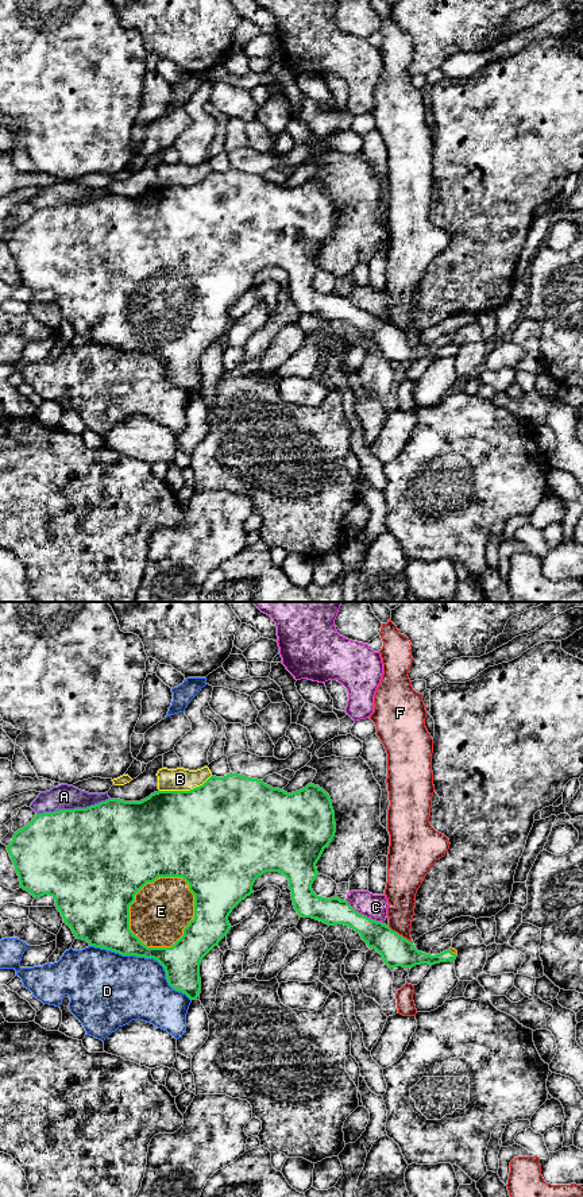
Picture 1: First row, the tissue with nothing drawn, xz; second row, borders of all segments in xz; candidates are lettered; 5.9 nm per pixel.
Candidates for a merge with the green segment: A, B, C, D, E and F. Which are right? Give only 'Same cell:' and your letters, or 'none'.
Same cell: E

